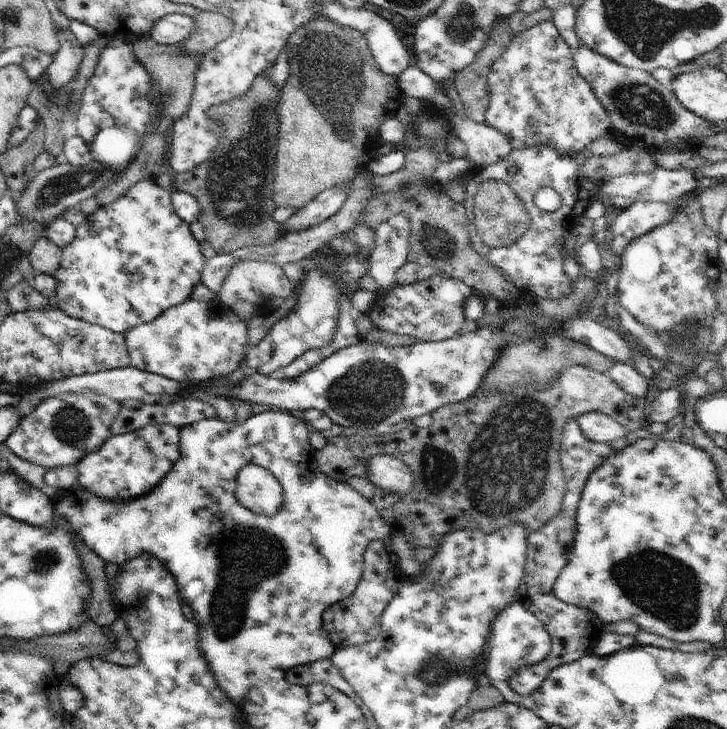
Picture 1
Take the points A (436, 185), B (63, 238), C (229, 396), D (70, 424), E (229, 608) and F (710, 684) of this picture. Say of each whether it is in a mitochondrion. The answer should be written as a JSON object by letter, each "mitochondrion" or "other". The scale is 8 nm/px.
{"A":"other","B":"other","C":"other","D":"mitochondrion","E":"mitochondrion","F":"other"}

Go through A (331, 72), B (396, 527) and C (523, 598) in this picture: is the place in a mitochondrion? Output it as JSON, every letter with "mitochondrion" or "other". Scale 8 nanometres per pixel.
{"A":"mitochondrion","B":"other","C":"other"}

